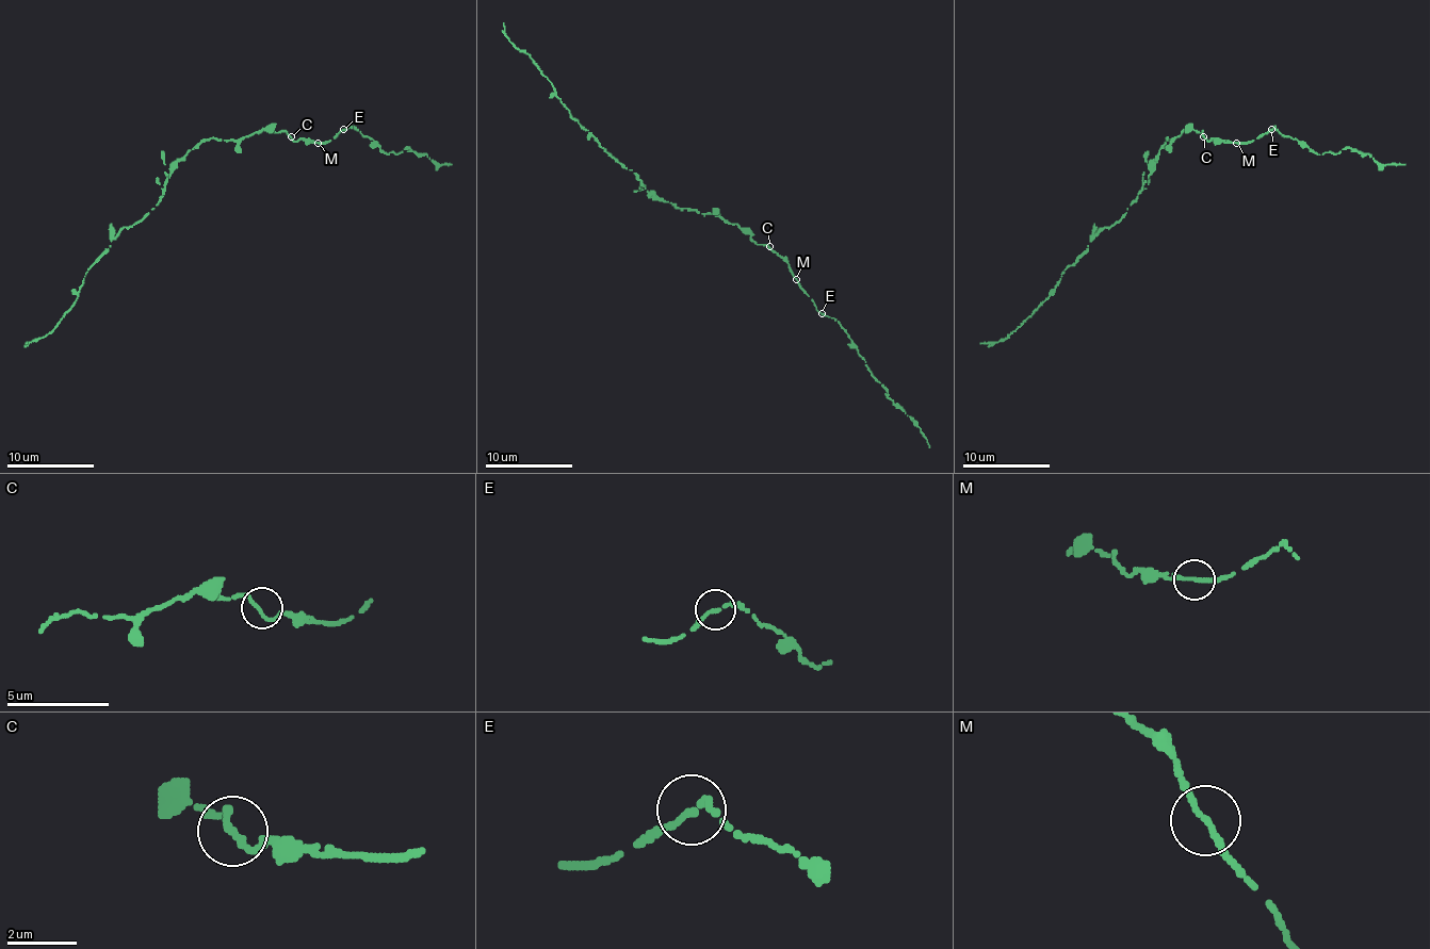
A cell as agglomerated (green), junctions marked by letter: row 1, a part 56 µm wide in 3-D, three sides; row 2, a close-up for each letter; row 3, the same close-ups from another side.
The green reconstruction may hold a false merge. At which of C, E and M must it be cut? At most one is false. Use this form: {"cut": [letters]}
{"cut": []}

